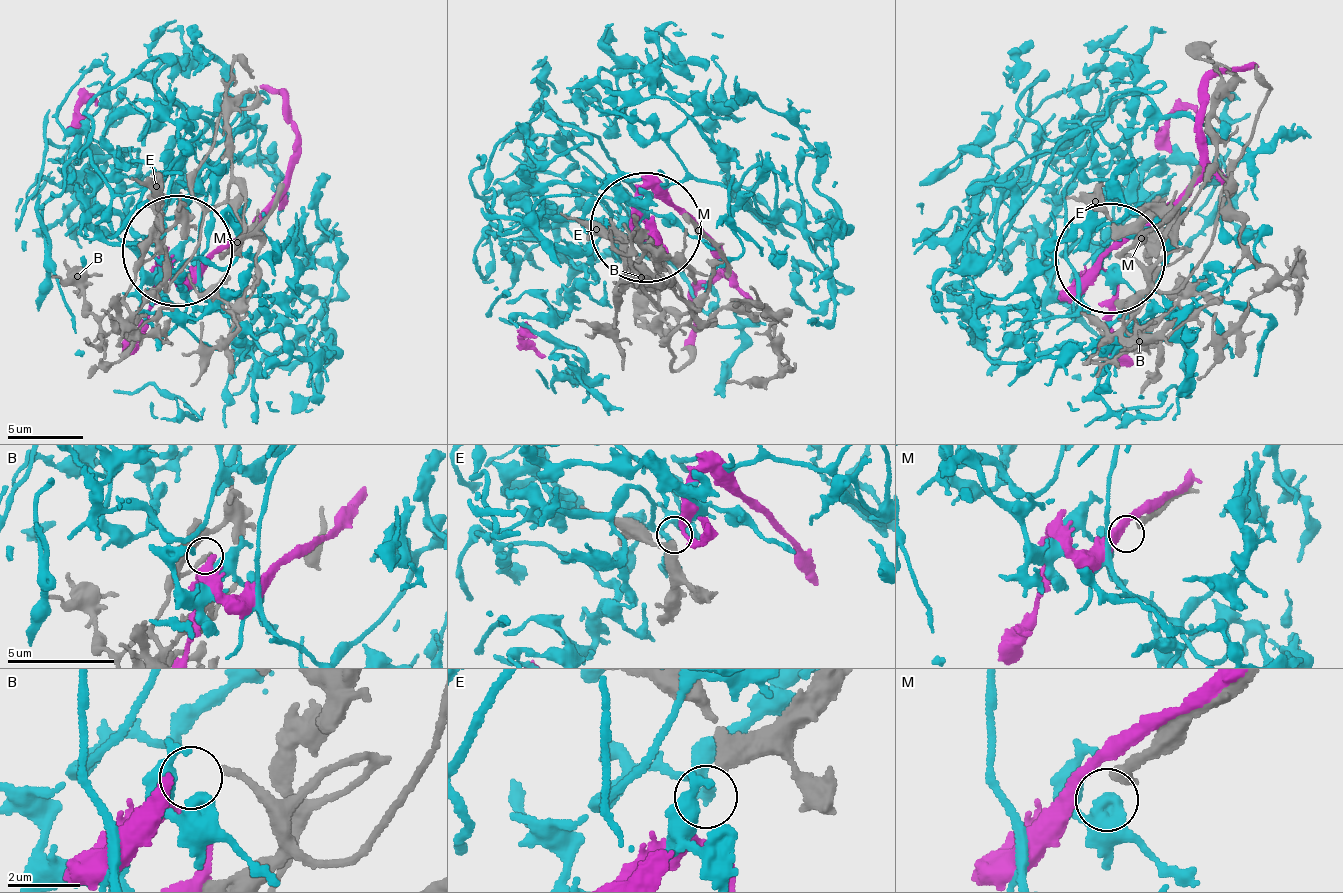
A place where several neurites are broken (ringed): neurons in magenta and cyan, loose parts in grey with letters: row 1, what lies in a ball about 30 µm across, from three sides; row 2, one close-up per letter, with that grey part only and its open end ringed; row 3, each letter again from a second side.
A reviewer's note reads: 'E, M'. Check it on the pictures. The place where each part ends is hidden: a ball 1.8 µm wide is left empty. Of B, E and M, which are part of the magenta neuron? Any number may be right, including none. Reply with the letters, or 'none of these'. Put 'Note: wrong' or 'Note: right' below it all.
E
Note: wrong

